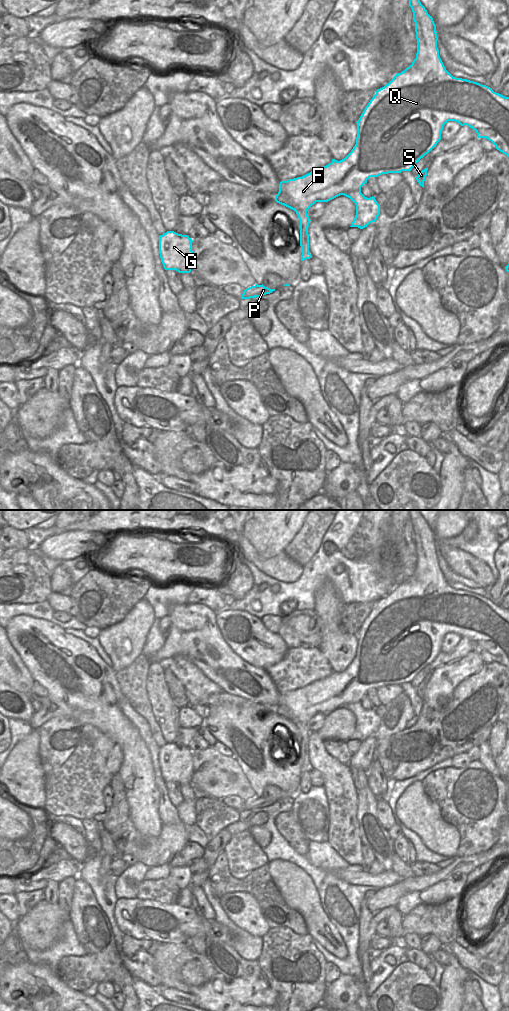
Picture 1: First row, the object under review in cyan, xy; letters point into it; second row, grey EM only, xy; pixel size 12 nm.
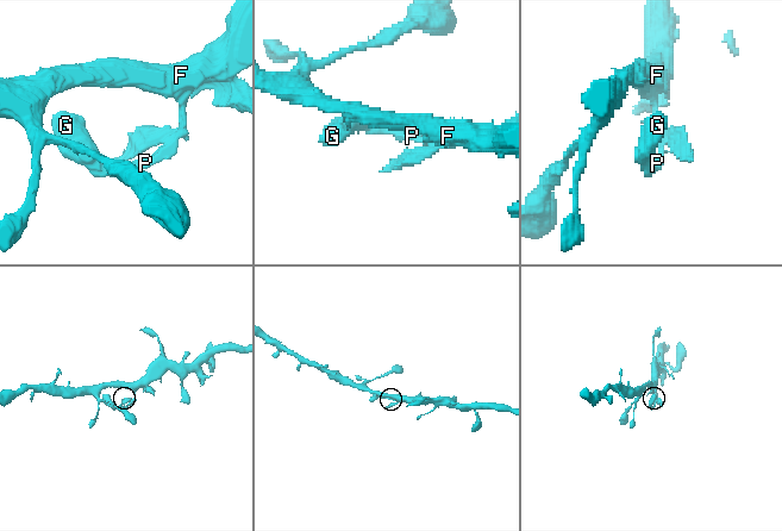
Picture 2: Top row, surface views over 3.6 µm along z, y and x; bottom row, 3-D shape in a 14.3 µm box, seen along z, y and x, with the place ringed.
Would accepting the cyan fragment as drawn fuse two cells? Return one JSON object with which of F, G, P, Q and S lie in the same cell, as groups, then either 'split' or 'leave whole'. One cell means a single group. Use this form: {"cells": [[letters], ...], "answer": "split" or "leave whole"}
{"cells": [["F", "Q", "S"], ["G", "P"]], "answer": "split"}

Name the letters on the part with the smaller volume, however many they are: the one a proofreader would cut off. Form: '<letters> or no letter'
G, P.

